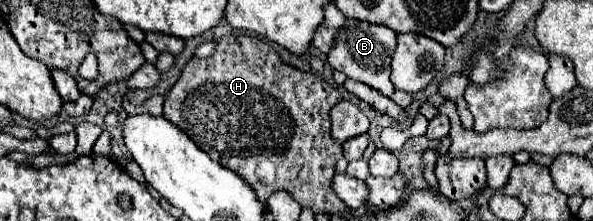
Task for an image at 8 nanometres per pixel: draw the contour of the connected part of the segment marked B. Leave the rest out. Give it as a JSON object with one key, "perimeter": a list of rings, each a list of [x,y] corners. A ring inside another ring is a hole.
{"perimeter":[[[345,19],[343,27],[339,29],[335,47],[327,55],[327,63],[333,69],[345,73],[349,79],[361,81],[369,87],[375,87],[383,95],[391,97],[395,91],[395,87],[389,79],[393,49],[395,49],[395,33],[391,29],[387,29],[383,25],[371,25],[365,21],[357,21],[357,19]]]}

